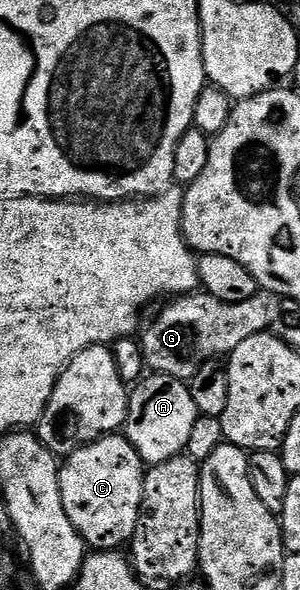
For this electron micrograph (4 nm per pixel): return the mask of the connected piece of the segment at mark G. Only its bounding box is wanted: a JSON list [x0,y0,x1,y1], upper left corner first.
[142,291,281,382]

